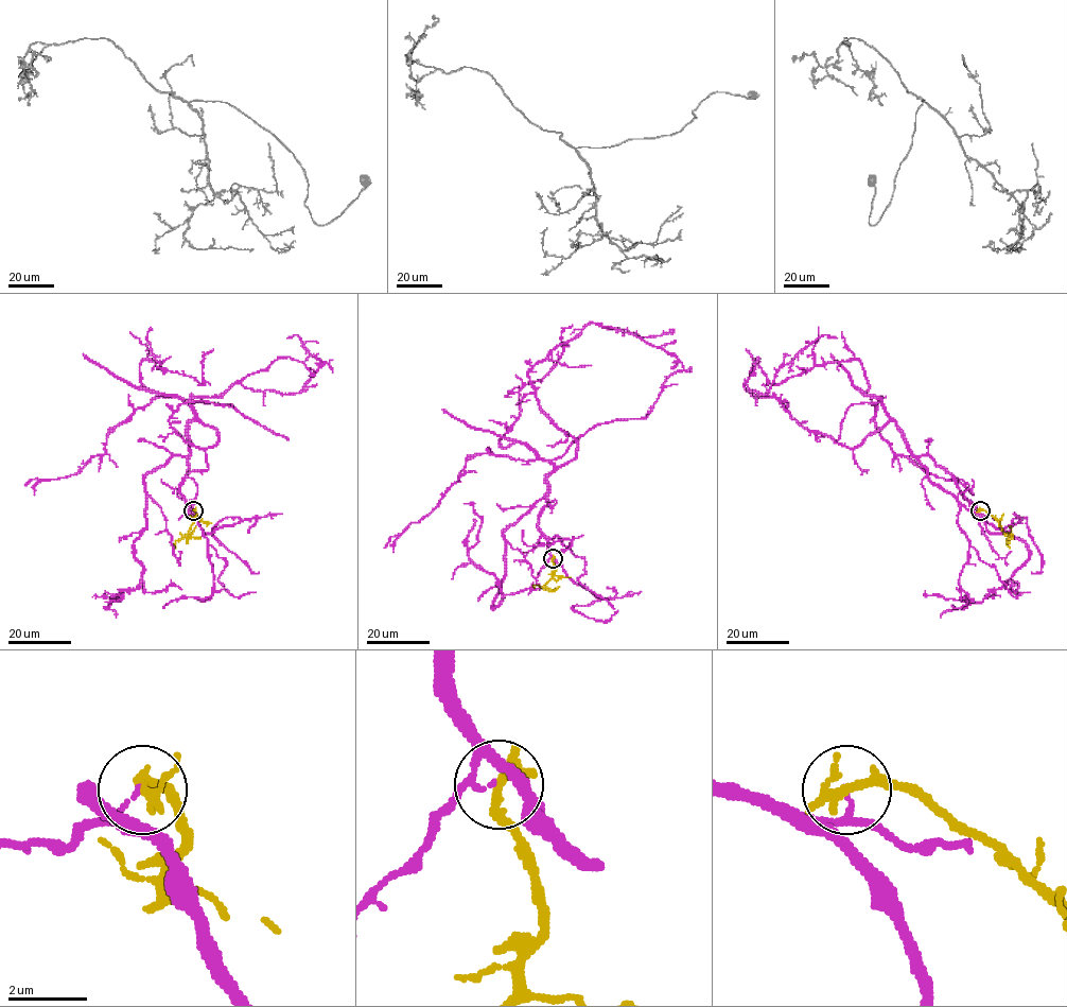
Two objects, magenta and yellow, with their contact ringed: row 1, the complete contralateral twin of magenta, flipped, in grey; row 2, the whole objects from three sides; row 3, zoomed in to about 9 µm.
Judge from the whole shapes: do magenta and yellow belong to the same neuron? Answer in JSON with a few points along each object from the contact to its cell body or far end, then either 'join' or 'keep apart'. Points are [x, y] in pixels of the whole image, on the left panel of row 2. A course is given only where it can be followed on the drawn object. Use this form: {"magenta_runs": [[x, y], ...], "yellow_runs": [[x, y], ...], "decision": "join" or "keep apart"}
{"magenta_runs": [[193, 510], [188, 423], [216, 431], [199, 448], [170, 417], [241, 383], [301, 391], [324, 362], [287, 337]], "yellow_runs": [[193, 510], [196, 514], [190, 532], [175, 542], [176, 549]], "decision": "keep apart"}

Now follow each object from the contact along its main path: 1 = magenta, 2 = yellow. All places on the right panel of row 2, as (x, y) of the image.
1: (980, 510), (929, 479), (894, 420), (849, 448), (746, 389), (766, 394), (801, 350), (837, 337)
2: (980, 510), (991, 514), (999, 522), (1009, 537), (1006, 540), (1010, 549)

